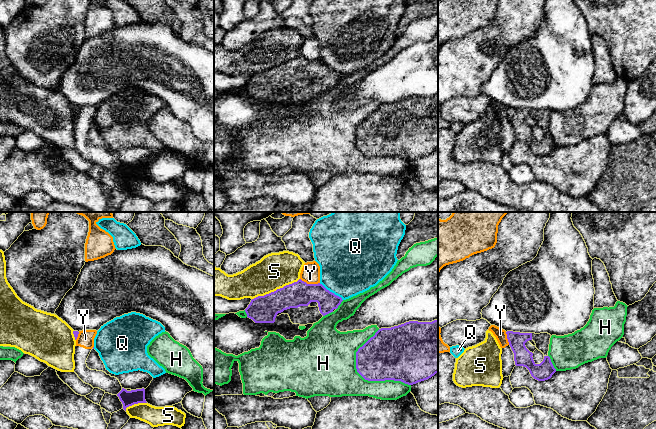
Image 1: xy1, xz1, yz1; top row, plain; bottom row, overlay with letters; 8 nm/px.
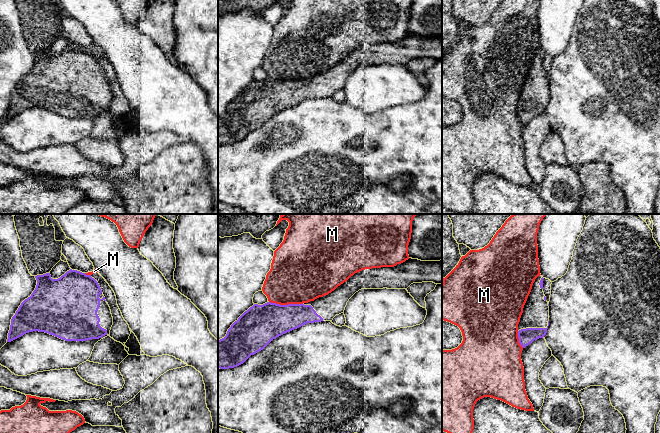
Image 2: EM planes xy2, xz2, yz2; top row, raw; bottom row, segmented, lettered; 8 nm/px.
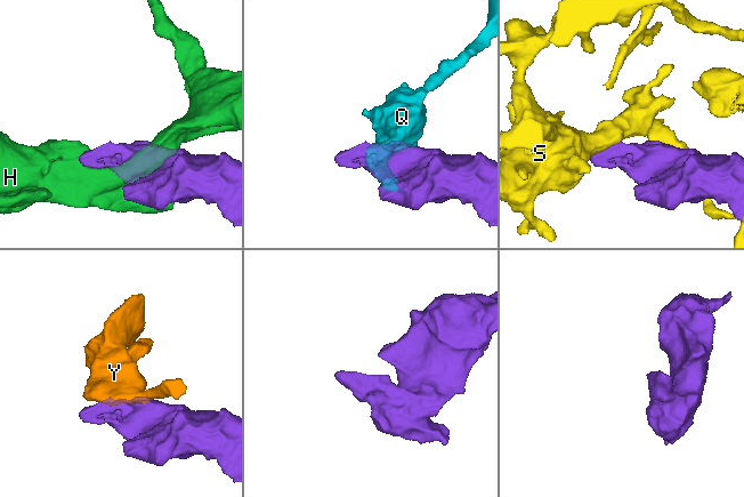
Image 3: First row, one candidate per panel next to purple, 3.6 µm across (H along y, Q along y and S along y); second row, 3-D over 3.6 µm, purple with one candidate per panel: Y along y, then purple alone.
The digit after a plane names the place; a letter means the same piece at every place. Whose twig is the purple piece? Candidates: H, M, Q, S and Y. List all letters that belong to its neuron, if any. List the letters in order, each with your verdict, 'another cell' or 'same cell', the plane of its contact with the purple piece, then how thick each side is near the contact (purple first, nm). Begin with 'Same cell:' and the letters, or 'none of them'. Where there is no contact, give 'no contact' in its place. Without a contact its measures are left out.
Same cell: none of them
H: another cell; contact in xz1; calibres 380 and 380 nm
M: another cell; contact in xz2; calibres 300 and 440 nm
Q: another cell; contact in xz1; calibres 200 and 460 nm
S: another cell; contact in xz1; calibres 220 and 280 nm
Y: another cell; contact in xz1; calibres 200 and 160 nm

